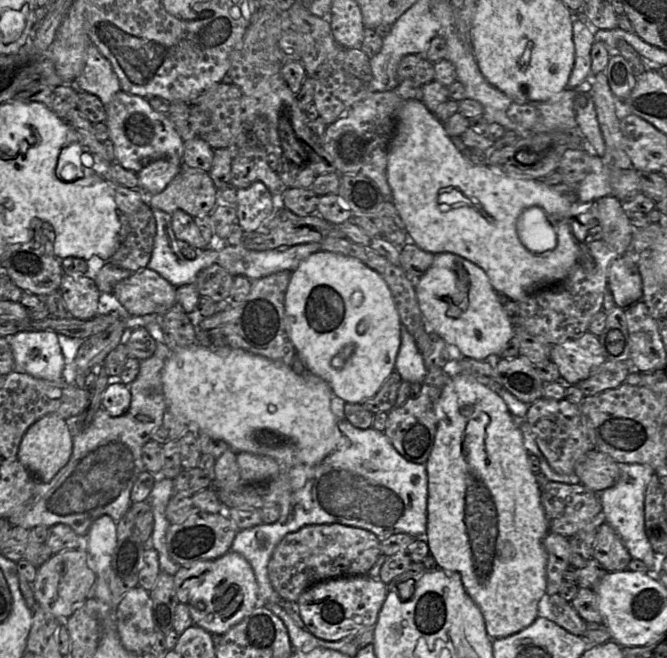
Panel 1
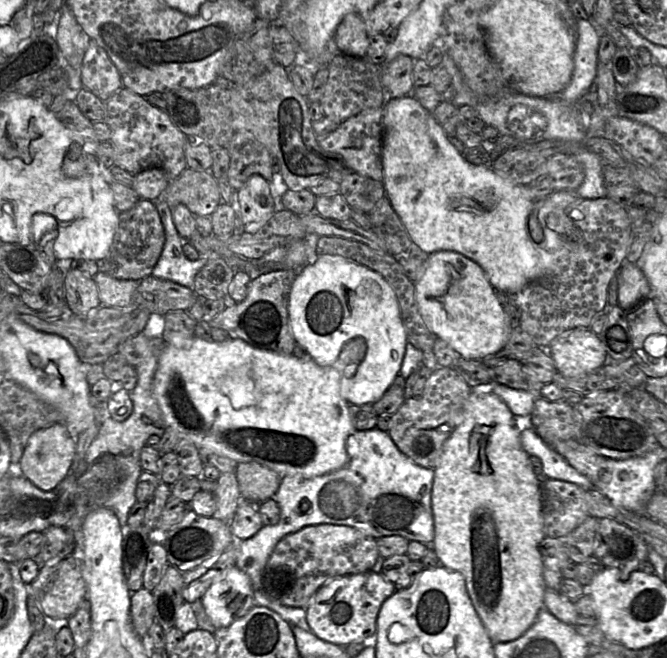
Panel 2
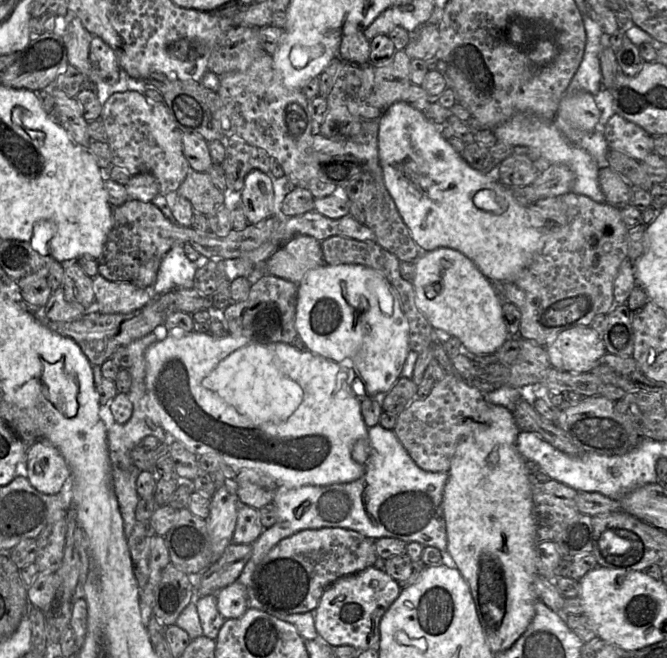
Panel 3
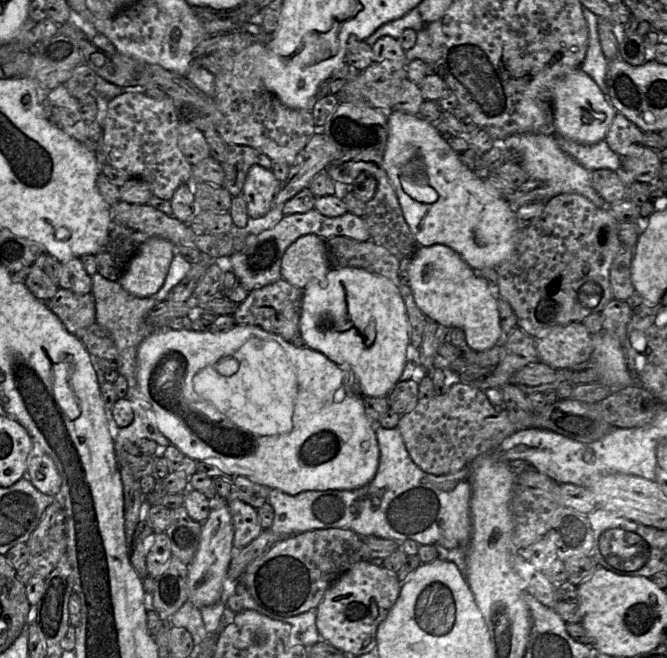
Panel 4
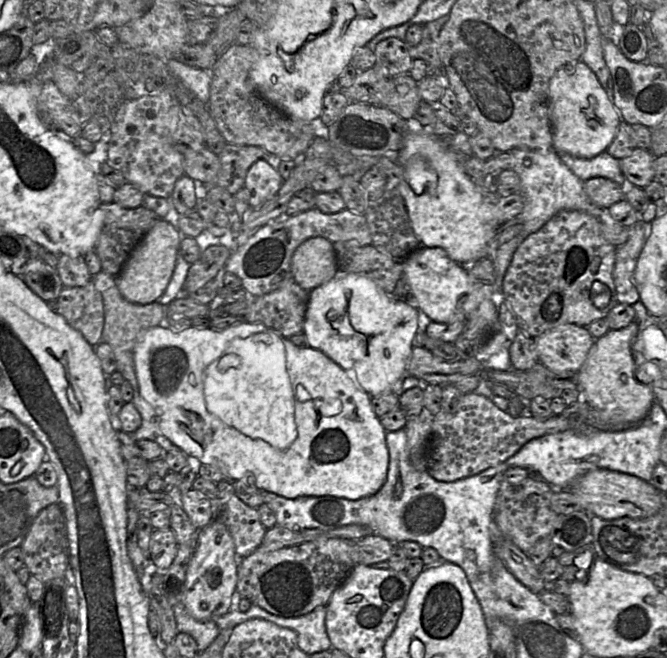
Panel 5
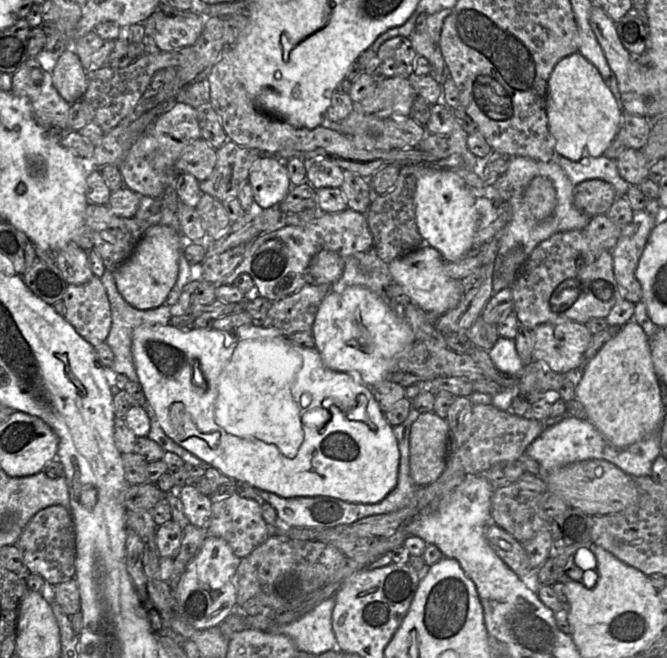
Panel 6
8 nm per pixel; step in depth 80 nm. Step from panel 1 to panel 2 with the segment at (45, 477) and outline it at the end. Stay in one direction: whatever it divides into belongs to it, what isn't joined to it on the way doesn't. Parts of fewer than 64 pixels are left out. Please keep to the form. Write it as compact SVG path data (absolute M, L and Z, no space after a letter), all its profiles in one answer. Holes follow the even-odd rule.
M55 423L30 436L19 463L26 478L38 488L50 491L71 473L75 452L75 439L69 435L65 424Z

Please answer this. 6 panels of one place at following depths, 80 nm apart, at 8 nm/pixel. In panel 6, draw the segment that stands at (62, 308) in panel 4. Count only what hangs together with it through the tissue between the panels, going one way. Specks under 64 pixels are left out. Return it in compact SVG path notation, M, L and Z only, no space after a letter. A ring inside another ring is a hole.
M93 278L81 285L69 284L63 296L64 319L94 347L106 342L112 314L106 289L101 278Z

